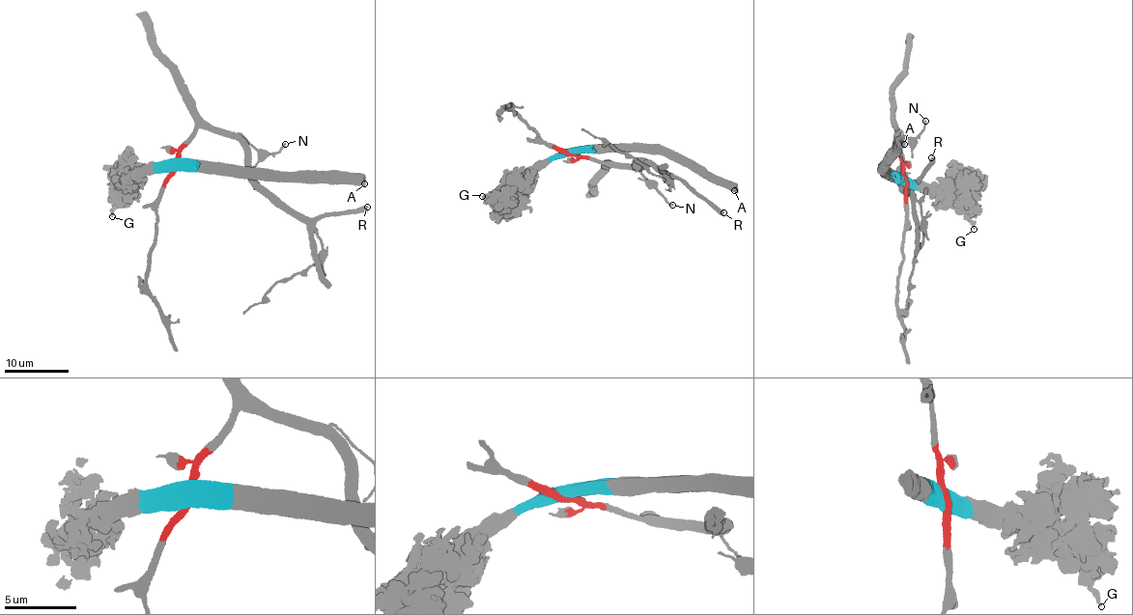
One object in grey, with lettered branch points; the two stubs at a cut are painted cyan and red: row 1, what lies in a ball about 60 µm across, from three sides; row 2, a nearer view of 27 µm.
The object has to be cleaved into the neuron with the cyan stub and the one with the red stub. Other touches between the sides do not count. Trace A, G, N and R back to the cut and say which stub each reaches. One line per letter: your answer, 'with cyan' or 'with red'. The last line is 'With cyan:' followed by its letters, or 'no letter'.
A: with cyan
G: with cyan
N: with red
R: with red
With cyan: A, G

